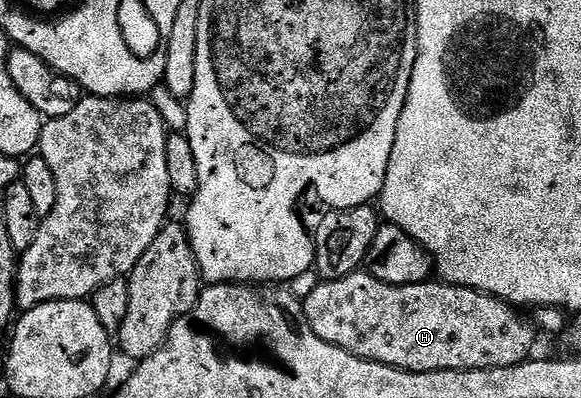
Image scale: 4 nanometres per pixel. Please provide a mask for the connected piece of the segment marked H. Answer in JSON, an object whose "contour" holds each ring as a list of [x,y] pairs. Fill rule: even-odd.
{"contour":[[[362,269],[352,272],[351,275],[340,277],[339,279],[319,281],[316,289],[312,289],[312,293],[308,293],[308,297],[302,300],[302,312],[304,313],[304,317],[308,317],[308,325],[312,325],[312,333],[316,333],[316,337],[320,337],[329,343],[335,343],[340,349],[344,349],[348,353],[352,353],[361,359],[371,359],[373,363],[383,363],[389,367],[404,369],[405,371],[488,369],[489,367],[507,367],[508,365],[524,363],[527,359],[531,358],[533,351],[530,350],[534,347],[534,335],[536,336],[535,324],[531,320],[529,323],[522,316],[525,314],[515,304],[506,303],[503,299],[497,299],[495,295],[489,295],[483,291],[468,289],[467,287],[457,287],[451,283],[441,281],[427,281],[424,283],[404,285],[403,287],[393,287],[384,281],[380,281],[376,277],[367,275],[365,270]]]}

